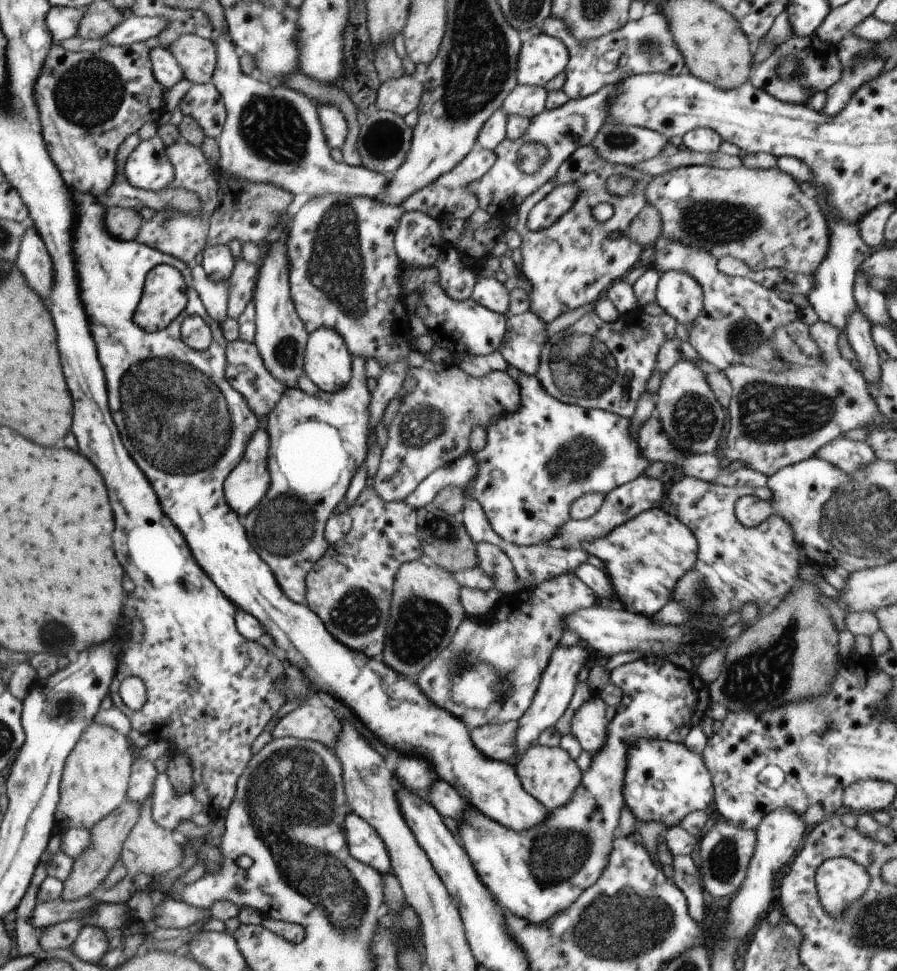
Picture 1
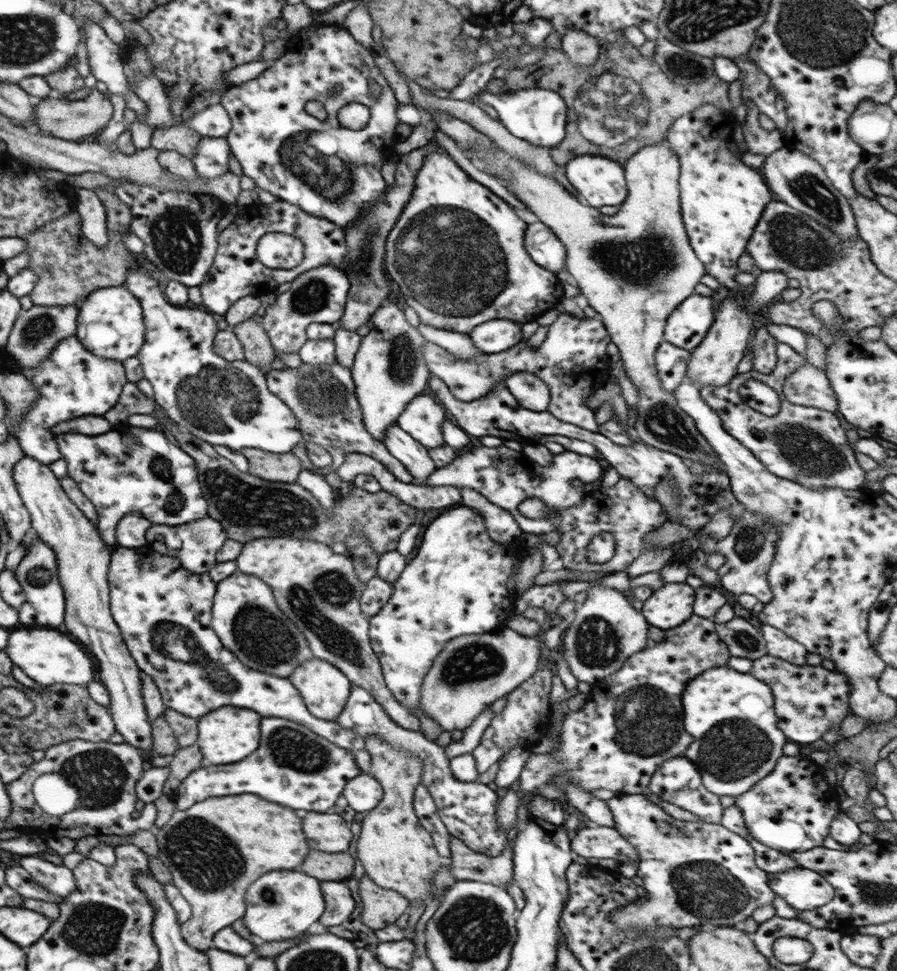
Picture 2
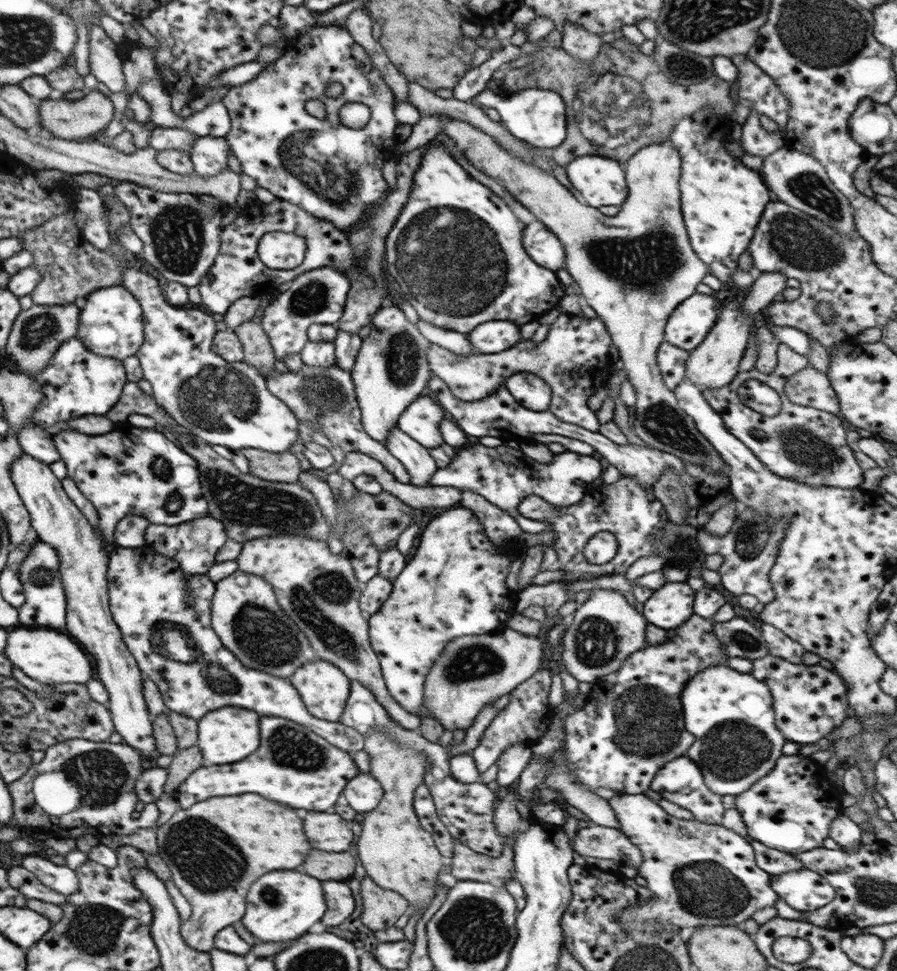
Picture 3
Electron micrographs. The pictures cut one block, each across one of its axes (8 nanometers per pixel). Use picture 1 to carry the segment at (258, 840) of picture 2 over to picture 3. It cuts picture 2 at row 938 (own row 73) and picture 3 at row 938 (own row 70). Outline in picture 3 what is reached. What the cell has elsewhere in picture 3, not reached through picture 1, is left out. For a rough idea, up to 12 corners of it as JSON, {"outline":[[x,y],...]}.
{"outline":[[219,796],[158,824],[200,953],[309,852],[295,810]]}

